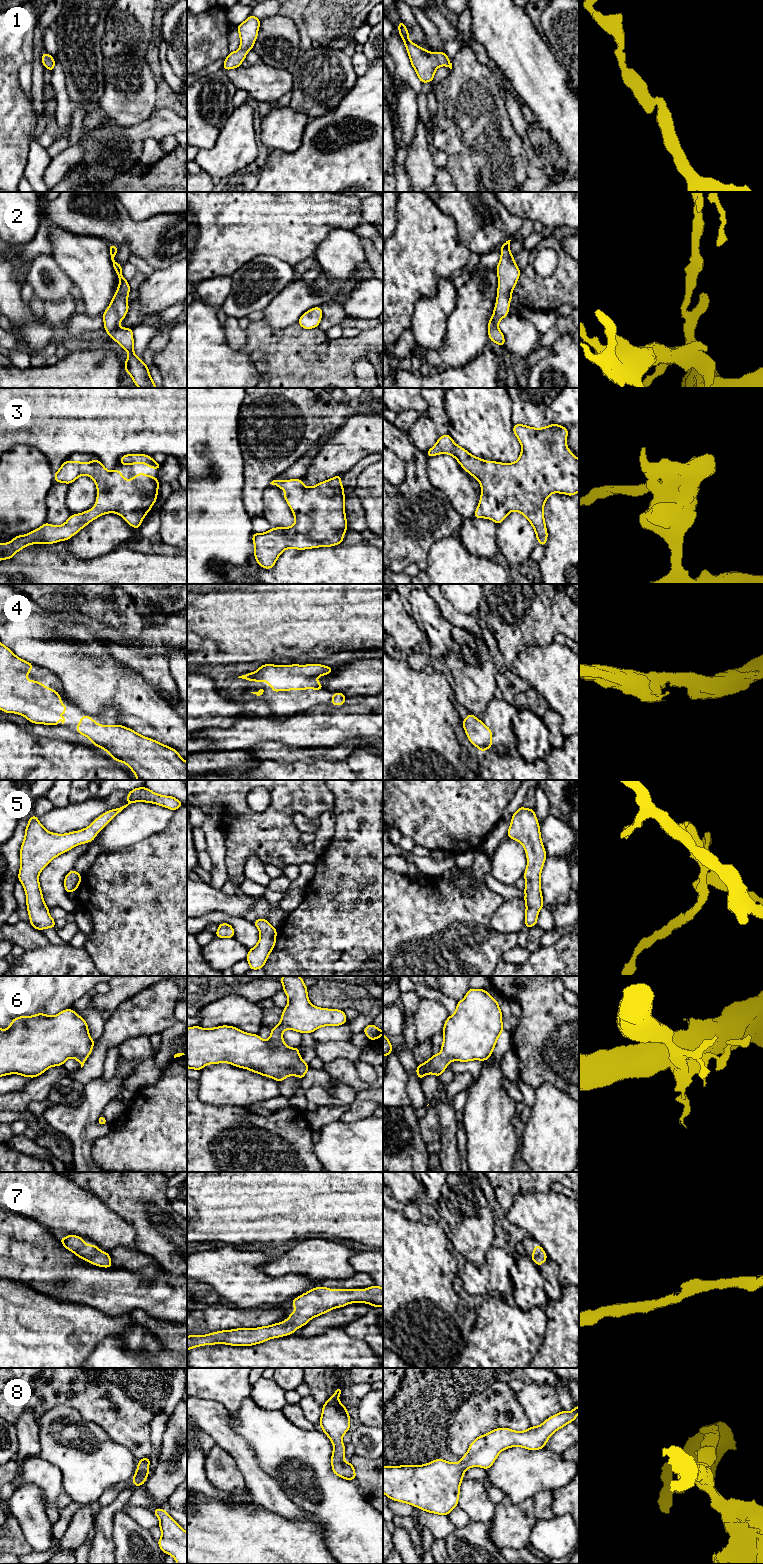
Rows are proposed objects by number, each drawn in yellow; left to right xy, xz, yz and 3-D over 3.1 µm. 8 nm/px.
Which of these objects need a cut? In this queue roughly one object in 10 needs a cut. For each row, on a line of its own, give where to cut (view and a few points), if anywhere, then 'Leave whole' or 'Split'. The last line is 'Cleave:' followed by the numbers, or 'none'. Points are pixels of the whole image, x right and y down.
1: No split. Leave whole
2: No split. Leave whole
3: No split. Leave whole
4: No split. Leave whole
5: No split. Leave whole
6: No split. Leave whole
7: No split. Leave whole
8: No split. Leave whole
Cleave: none

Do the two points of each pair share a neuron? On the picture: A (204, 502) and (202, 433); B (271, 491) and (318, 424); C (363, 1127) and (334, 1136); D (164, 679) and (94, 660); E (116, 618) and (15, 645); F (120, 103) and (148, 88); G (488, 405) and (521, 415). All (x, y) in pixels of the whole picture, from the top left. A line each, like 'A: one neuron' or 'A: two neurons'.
A: one neuron
B: two neurons
C: one neuron
D: two neurons
E: two neurons
F: one neuron
G: two neurons

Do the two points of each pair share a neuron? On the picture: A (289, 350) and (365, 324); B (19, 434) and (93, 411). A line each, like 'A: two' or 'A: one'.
A: two
B: one

